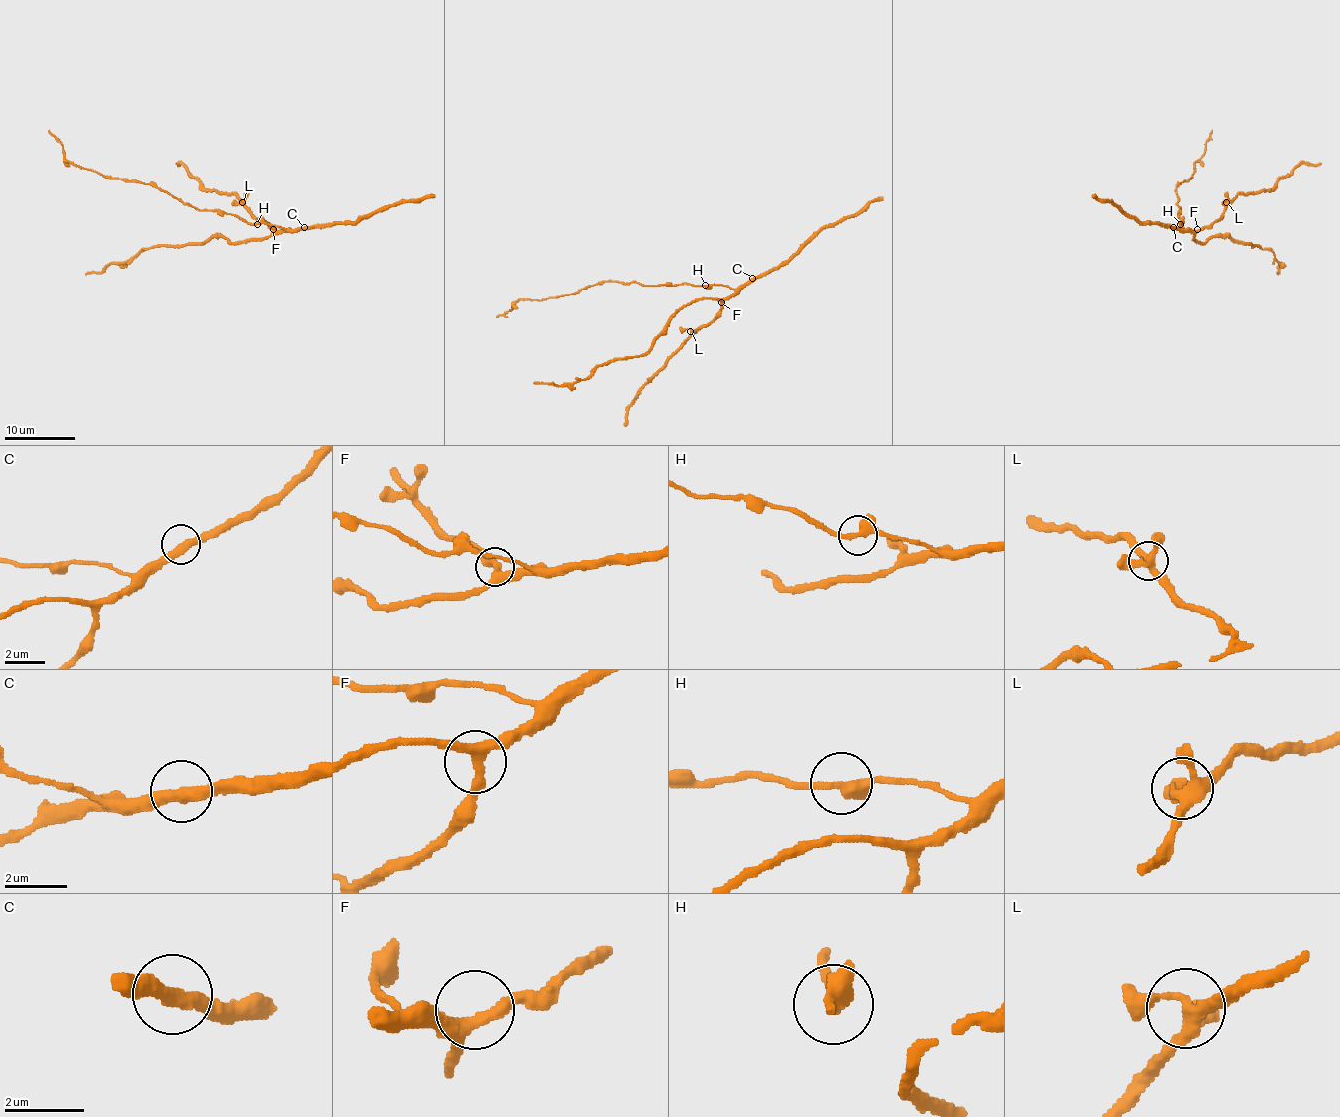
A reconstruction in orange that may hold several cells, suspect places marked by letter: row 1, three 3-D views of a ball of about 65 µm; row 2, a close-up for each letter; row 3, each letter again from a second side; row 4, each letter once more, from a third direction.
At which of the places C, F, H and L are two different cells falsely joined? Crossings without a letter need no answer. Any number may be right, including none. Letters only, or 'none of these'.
none of these

